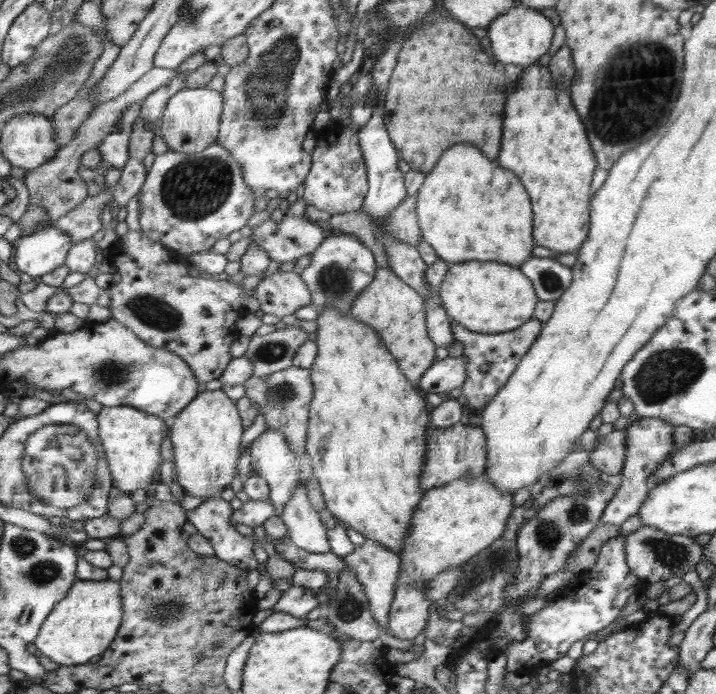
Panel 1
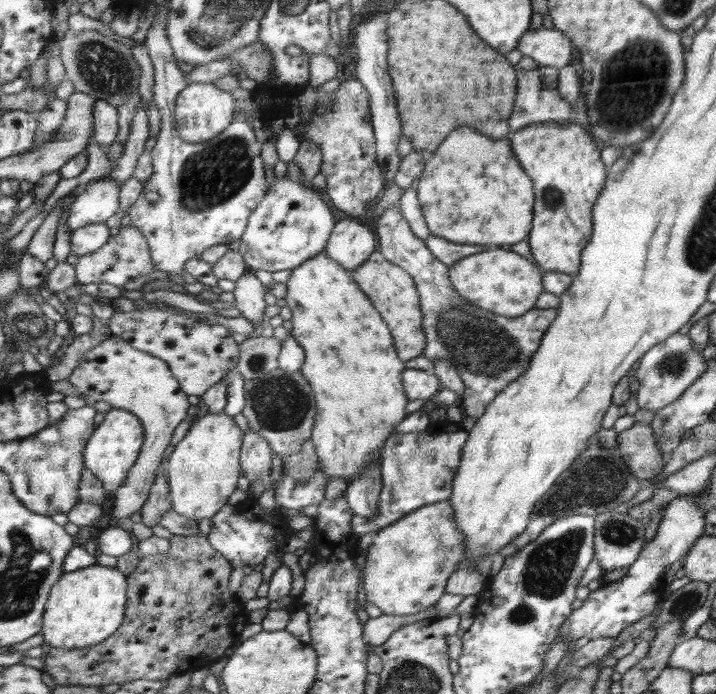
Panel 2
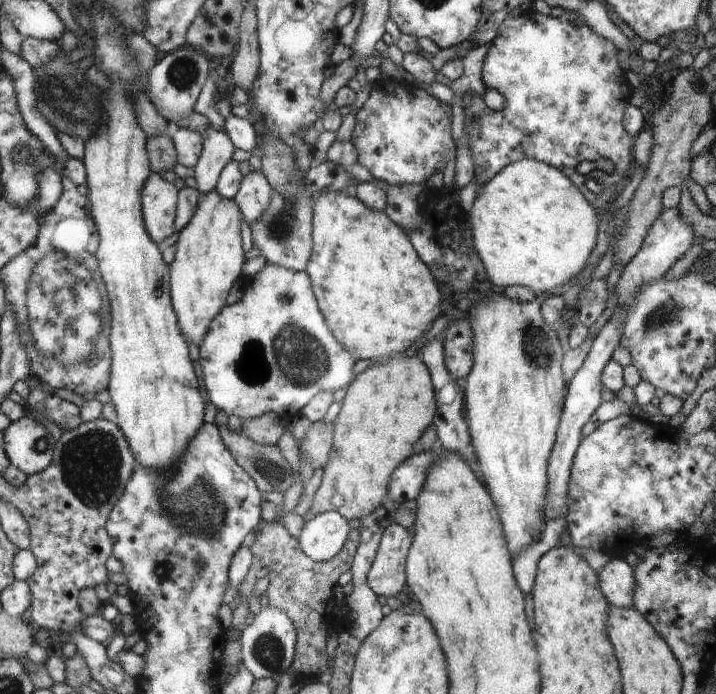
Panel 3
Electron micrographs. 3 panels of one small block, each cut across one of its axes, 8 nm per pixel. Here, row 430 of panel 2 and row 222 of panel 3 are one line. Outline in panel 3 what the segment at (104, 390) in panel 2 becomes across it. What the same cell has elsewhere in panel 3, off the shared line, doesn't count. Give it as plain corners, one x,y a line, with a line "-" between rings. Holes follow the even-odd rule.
153,173
145,186
145,221
158,244
175,232
180,200
181,190
174,180
163,173

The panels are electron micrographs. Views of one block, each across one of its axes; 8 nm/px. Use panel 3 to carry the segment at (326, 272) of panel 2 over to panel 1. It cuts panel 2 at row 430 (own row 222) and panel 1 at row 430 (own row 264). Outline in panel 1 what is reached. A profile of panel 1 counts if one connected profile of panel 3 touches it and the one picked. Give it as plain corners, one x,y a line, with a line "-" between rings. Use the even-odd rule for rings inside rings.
322,308
321,313
317,317
318,328
316,330
317,355
309,368
311,381
313,384
313,397
309,404
309,423
307,426
307,439
305,442
305,450
310,458
314,458
313,476
317,479
323,499
325,500
325,508
330,510
332,516
347,528
354,528
356,532
360,532
365,540
375,540
382,546
389,548
398,555
403,550
406,537
409,535
410,521
413,514
417,510
417,506
421,502
425,491
421,489
421,475
425,470
425,457
428,456
428,439
426,438
426,426
431,418
426,414
422,416
422,412
426,410
426,402
424,398
416,392
416,388
412,386
410,379
406,380
404,372
398,368
396,359
388,352
386,346
382,342
382,338
374,328
361,319
356,319
354,315
341,314
340,310
332,308

